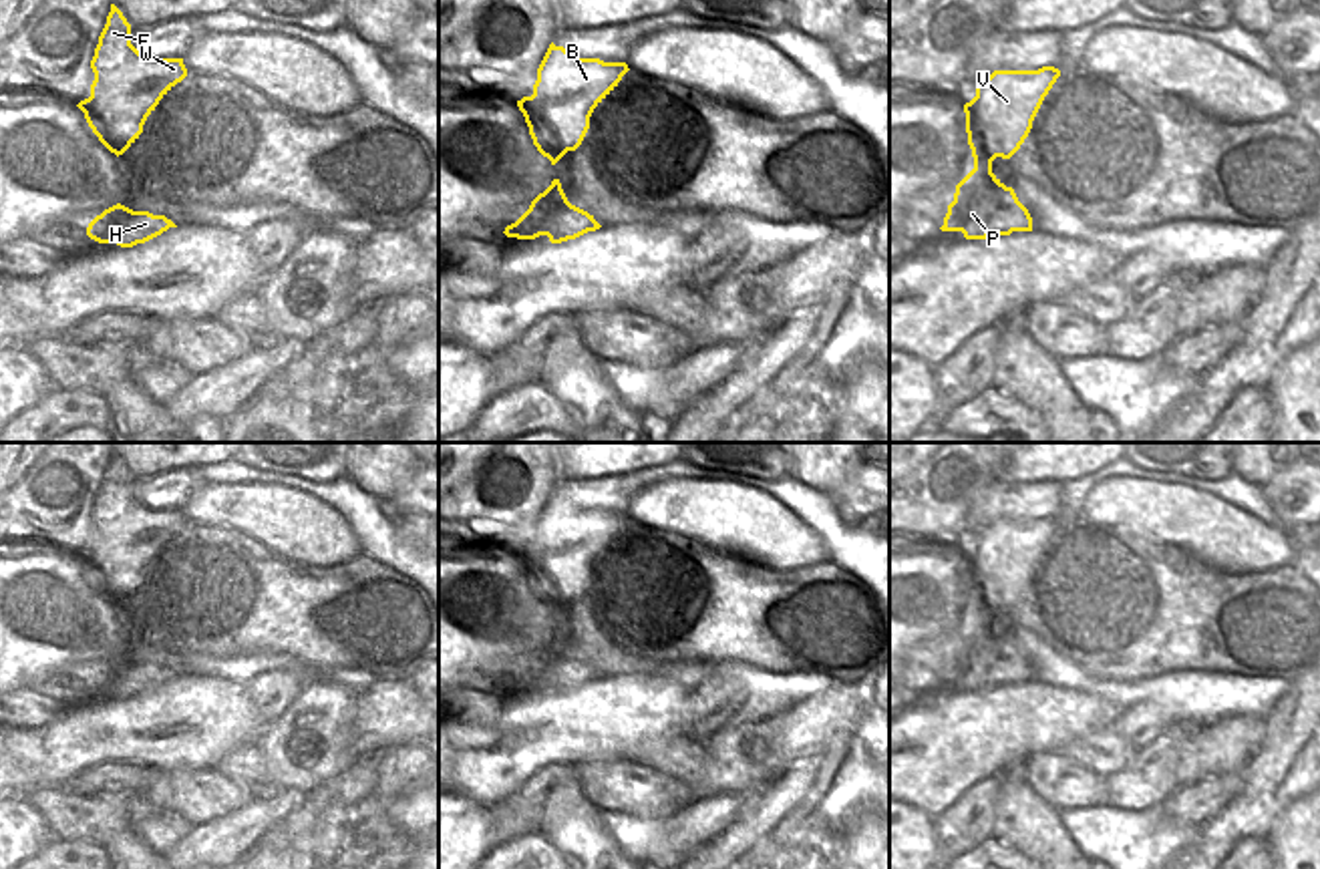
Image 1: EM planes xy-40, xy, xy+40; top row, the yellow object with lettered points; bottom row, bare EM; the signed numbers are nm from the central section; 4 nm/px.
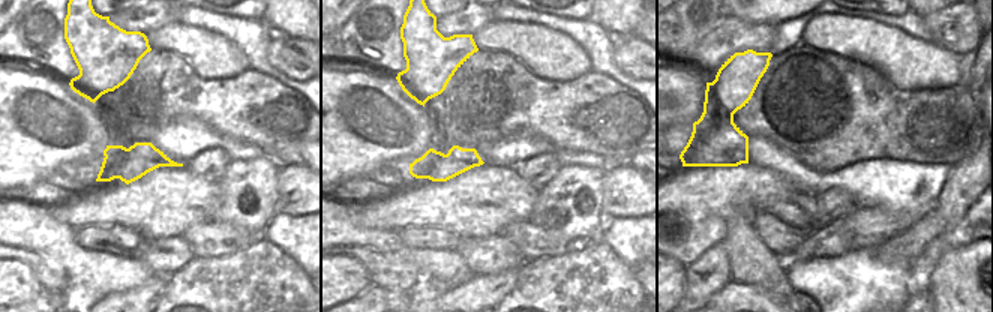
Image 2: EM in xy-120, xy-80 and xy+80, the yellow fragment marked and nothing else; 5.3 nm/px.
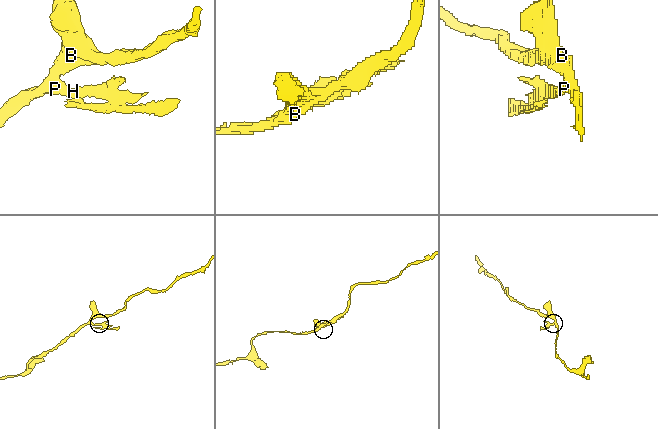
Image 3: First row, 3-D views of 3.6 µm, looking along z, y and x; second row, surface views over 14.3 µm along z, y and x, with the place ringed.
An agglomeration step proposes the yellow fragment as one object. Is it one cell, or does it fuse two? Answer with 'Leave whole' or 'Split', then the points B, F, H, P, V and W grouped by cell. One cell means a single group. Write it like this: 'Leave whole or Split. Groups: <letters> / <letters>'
Split. Groups: B F P V W / H.

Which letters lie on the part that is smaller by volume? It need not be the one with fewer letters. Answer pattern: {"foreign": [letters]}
{"foreign": ["H"]}

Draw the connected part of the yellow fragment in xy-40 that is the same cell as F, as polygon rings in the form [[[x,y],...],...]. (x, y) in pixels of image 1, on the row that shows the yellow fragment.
[[[111,4],[91,60],[91,97],[76,107],[99,141],[117,157],[143,133],[159,101],[187,76],[183,58],[149,58],[131,44],[131,24]]]

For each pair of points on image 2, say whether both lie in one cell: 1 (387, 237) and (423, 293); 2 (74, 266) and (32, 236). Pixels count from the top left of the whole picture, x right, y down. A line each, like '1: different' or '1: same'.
1: different
2: same

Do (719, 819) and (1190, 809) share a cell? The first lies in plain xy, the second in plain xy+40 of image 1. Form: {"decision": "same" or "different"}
{"decision": "same"}

